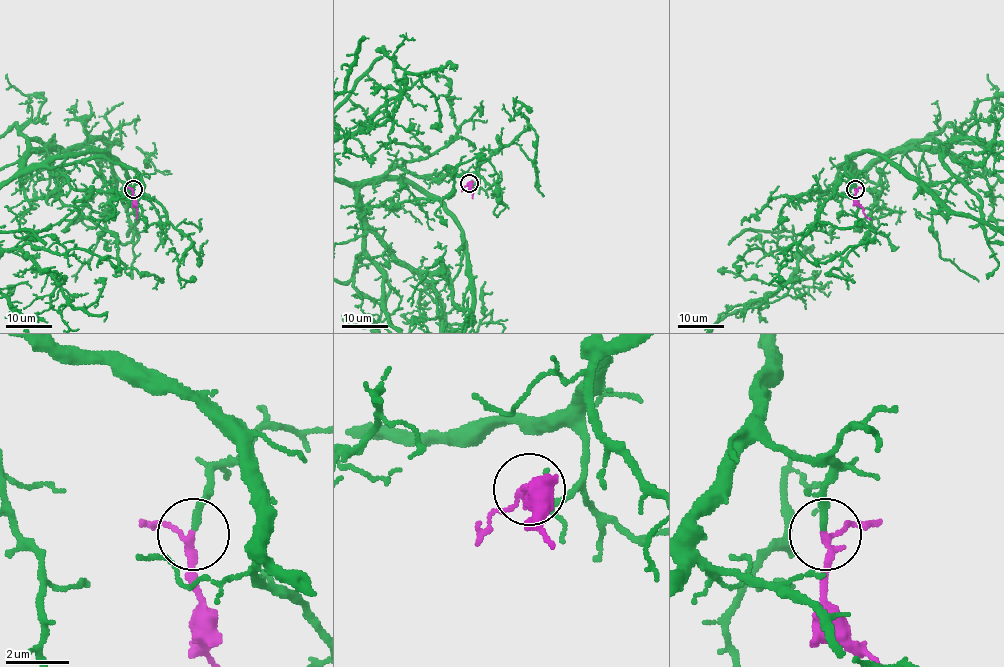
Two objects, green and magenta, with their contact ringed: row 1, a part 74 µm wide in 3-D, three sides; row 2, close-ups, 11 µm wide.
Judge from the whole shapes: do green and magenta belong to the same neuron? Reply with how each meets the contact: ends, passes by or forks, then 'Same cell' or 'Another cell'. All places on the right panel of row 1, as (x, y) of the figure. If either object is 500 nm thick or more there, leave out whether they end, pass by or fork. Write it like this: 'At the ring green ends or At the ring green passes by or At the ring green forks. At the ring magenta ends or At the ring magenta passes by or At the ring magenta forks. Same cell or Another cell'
At the ring green ends. At the ring magenta passes by. Same cell

